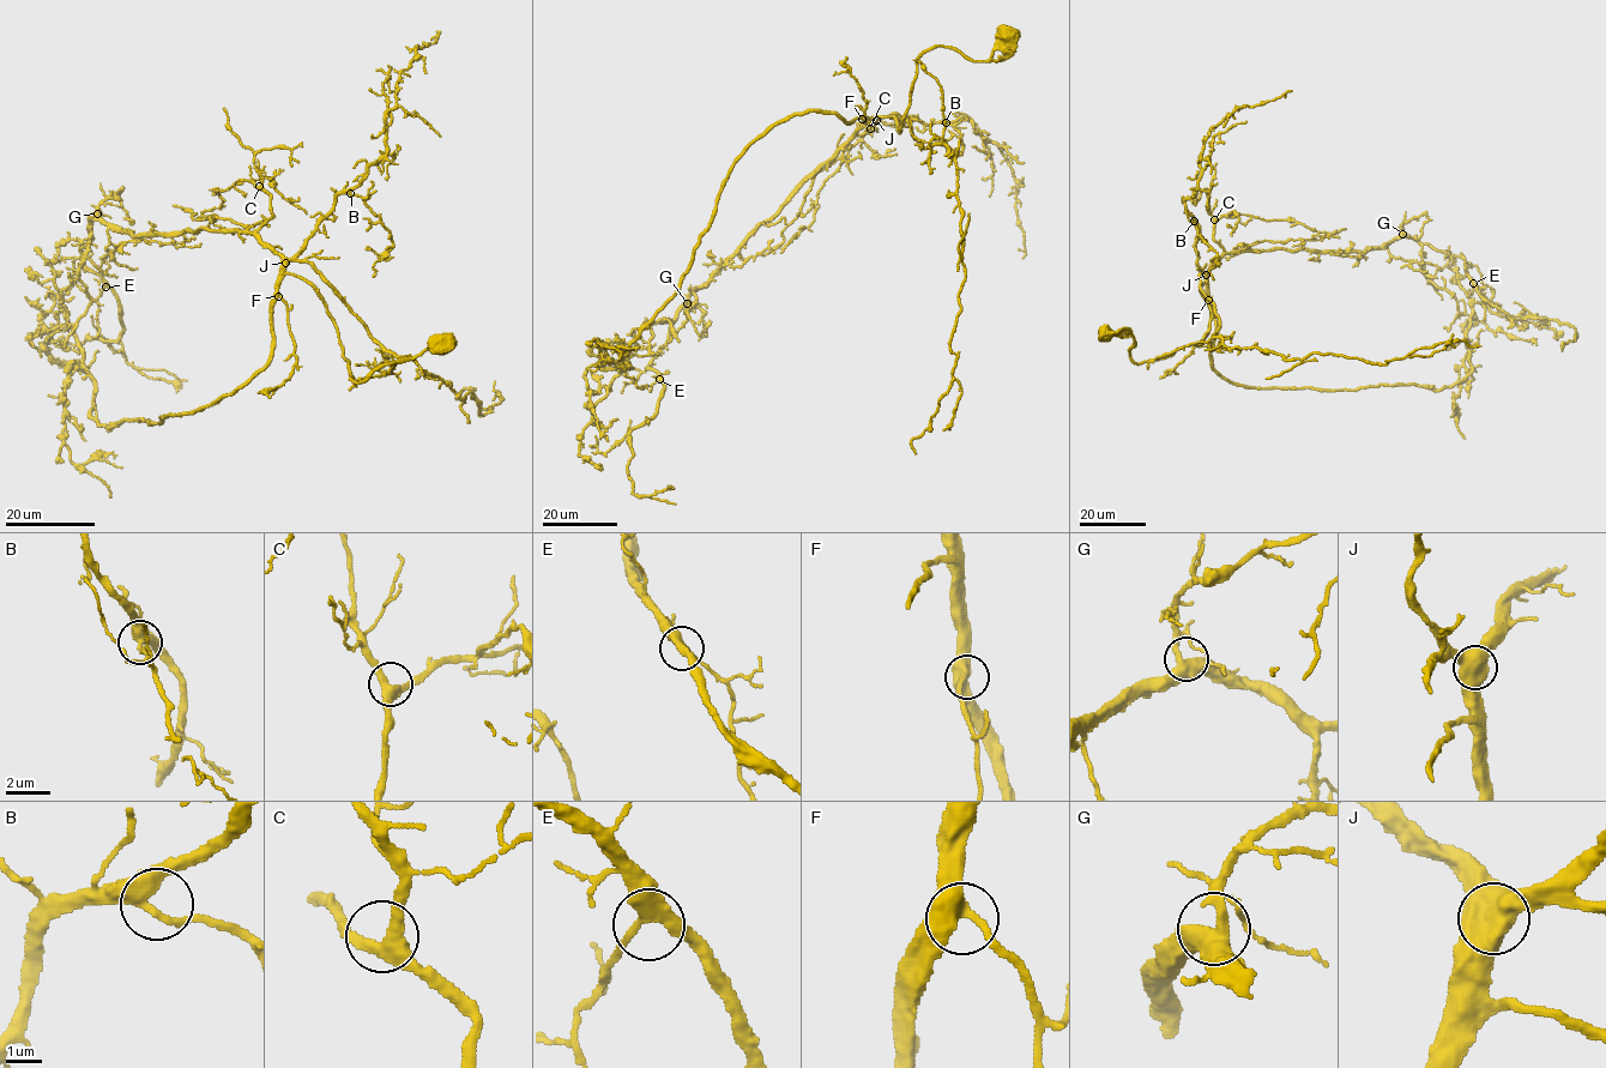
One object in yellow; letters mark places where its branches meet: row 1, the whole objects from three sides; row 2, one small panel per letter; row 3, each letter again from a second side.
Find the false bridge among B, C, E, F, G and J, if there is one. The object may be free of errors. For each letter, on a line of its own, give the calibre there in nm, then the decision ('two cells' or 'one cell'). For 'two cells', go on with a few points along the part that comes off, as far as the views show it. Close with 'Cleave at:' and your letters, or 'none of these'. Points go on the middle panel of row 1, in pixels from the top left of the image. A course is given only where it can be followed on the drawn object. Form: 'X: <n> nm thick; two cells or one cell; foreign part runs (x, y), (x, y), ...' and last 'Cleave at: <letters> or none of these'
B: 280 nm thick; one cell
C: 400 nm thick; one cell
E: 360 nm thick; one cell
F: 420 nm thick; one cell
G: 480 nm thick; one cell
J: 650 nm thick; one cell
Cleave at: none of these

